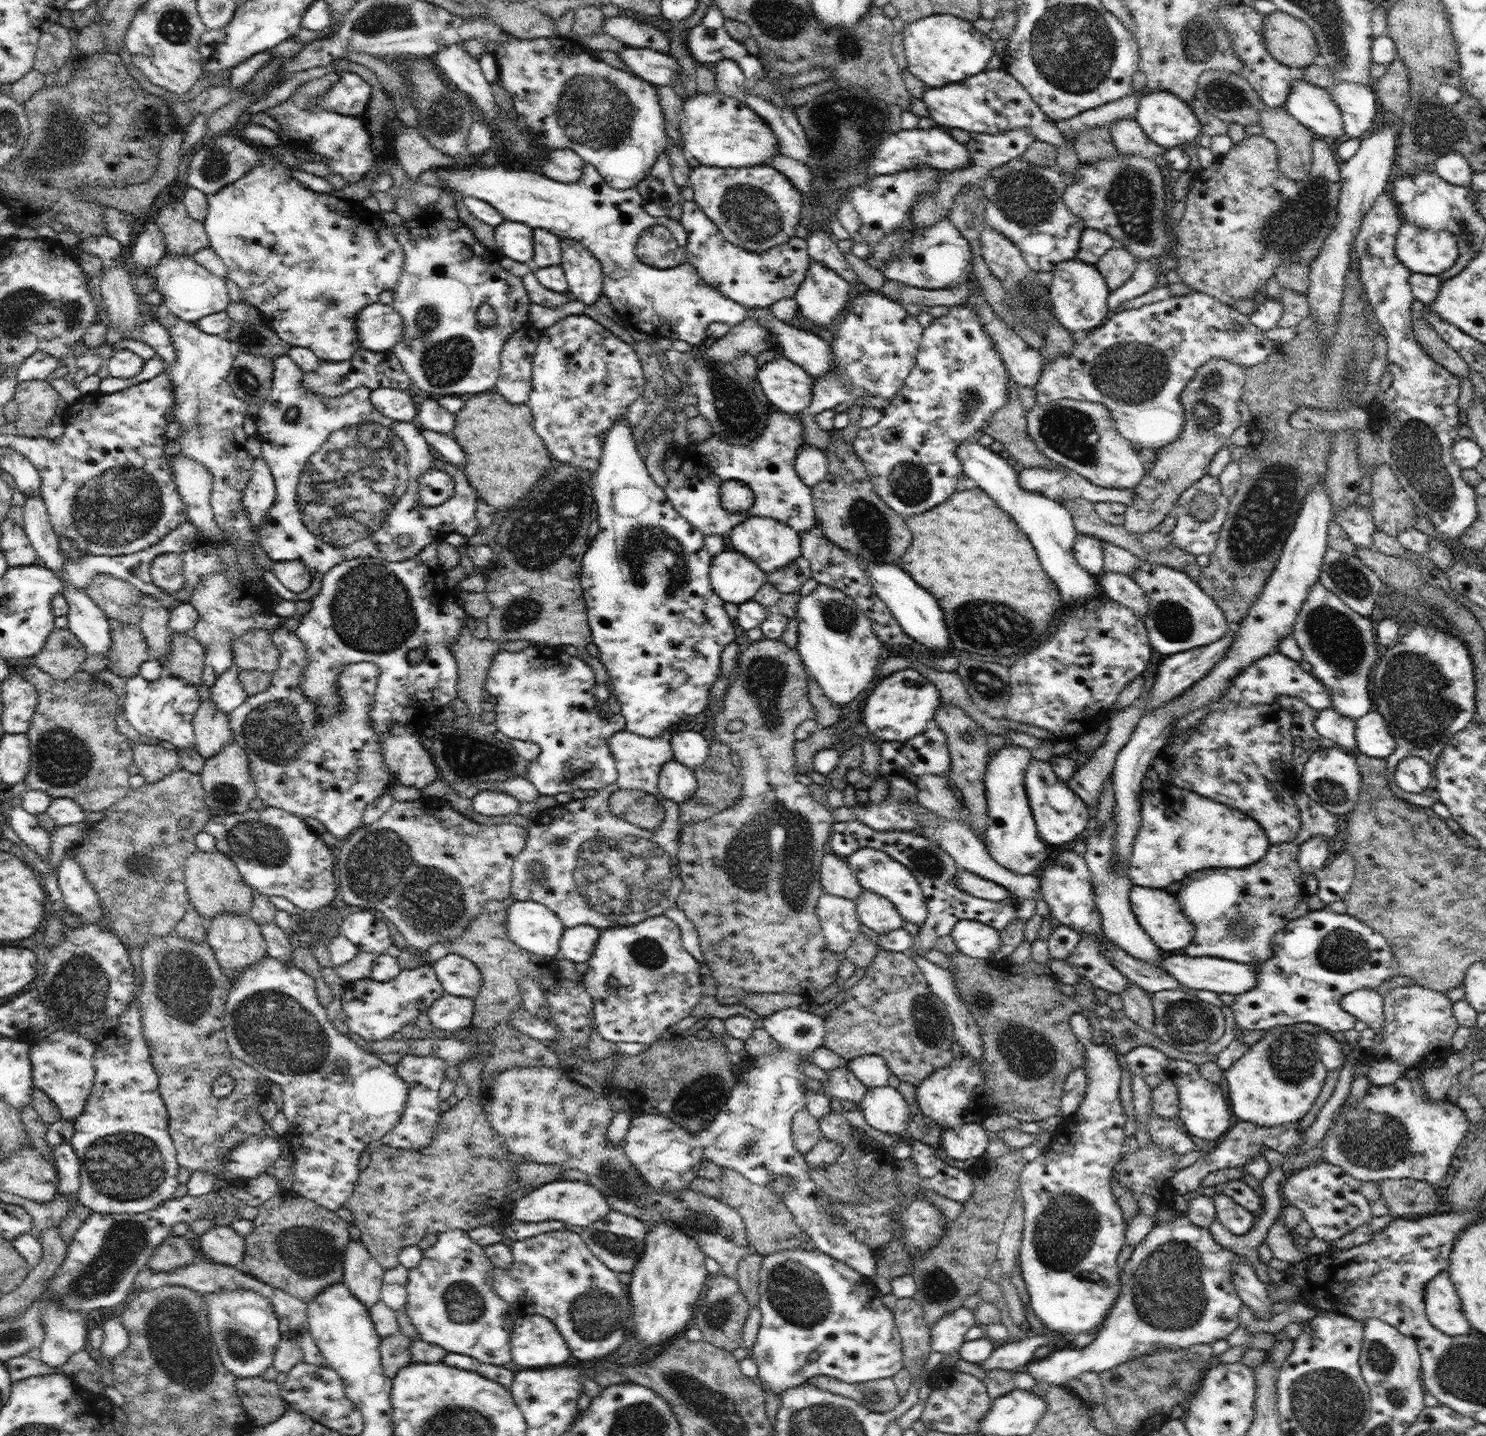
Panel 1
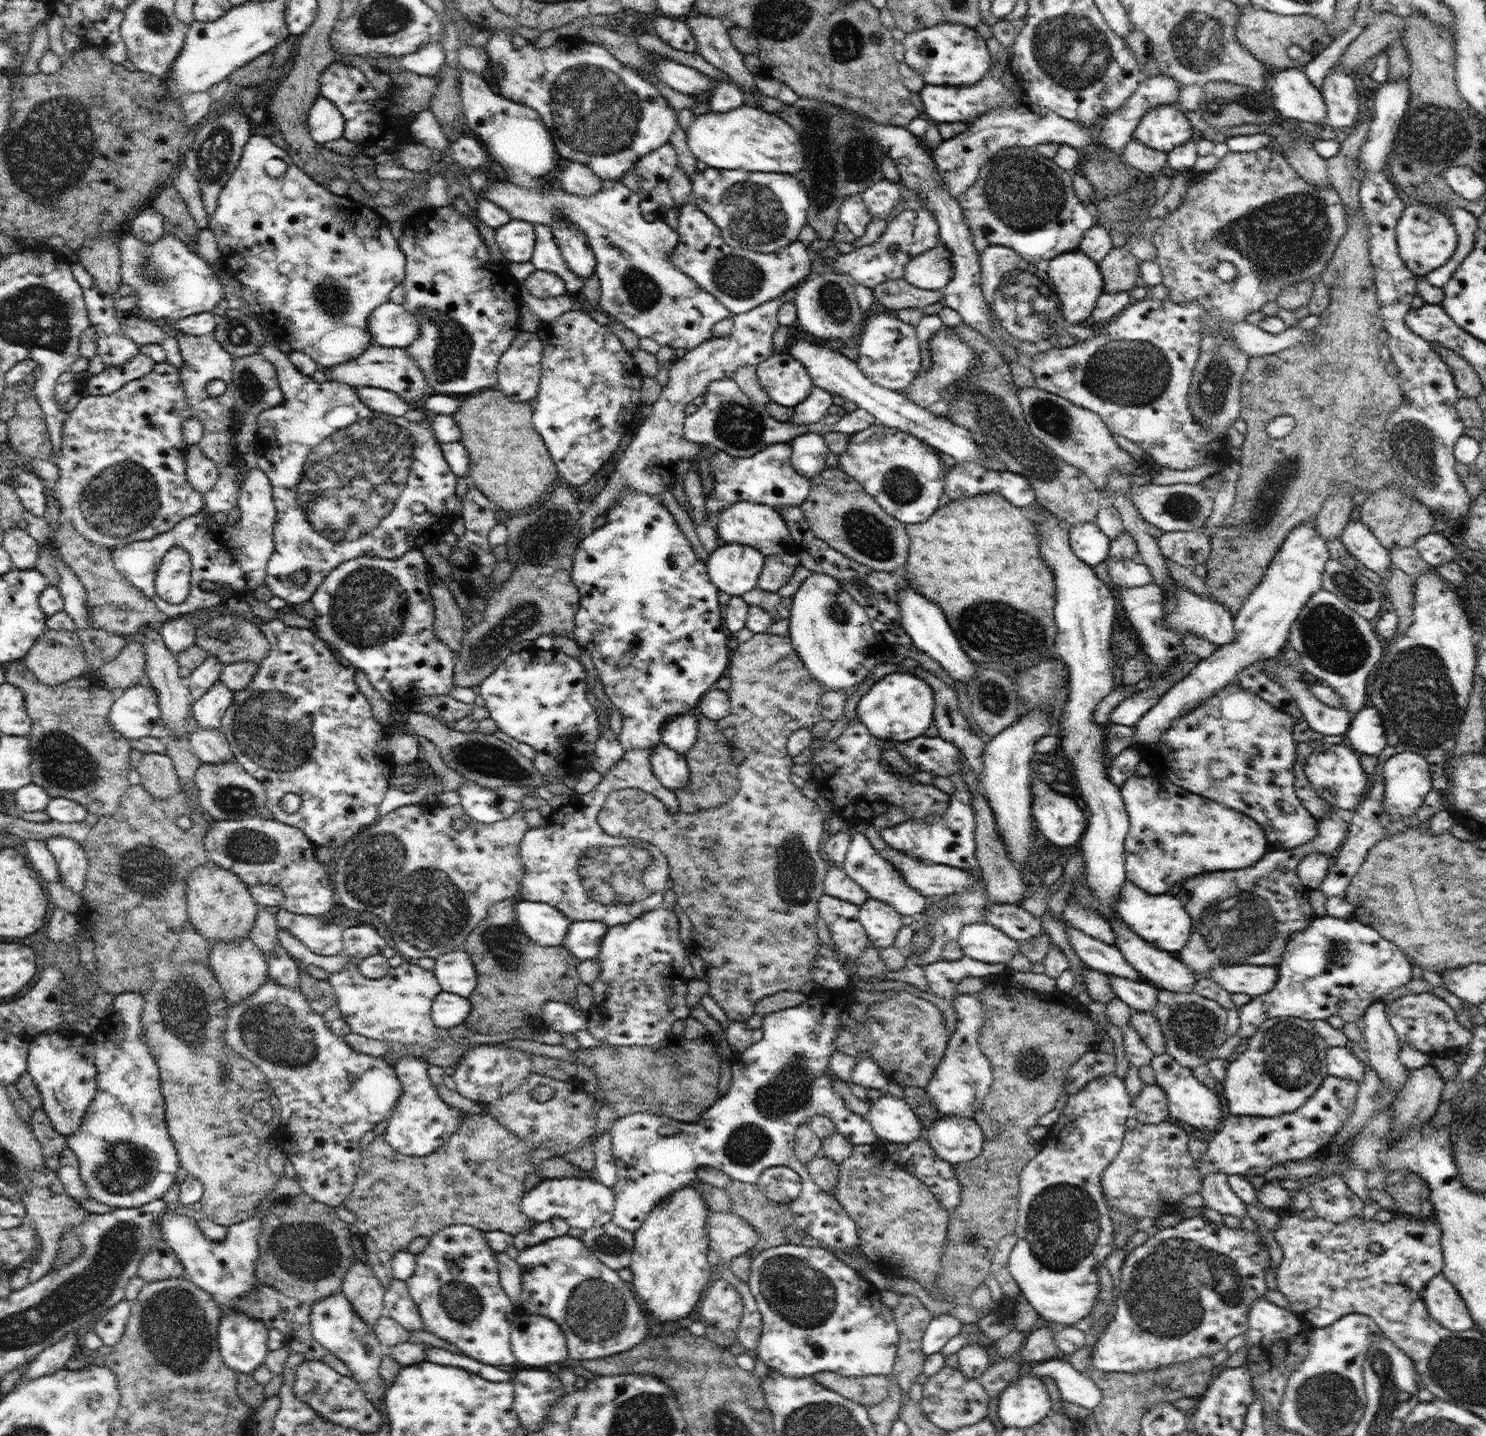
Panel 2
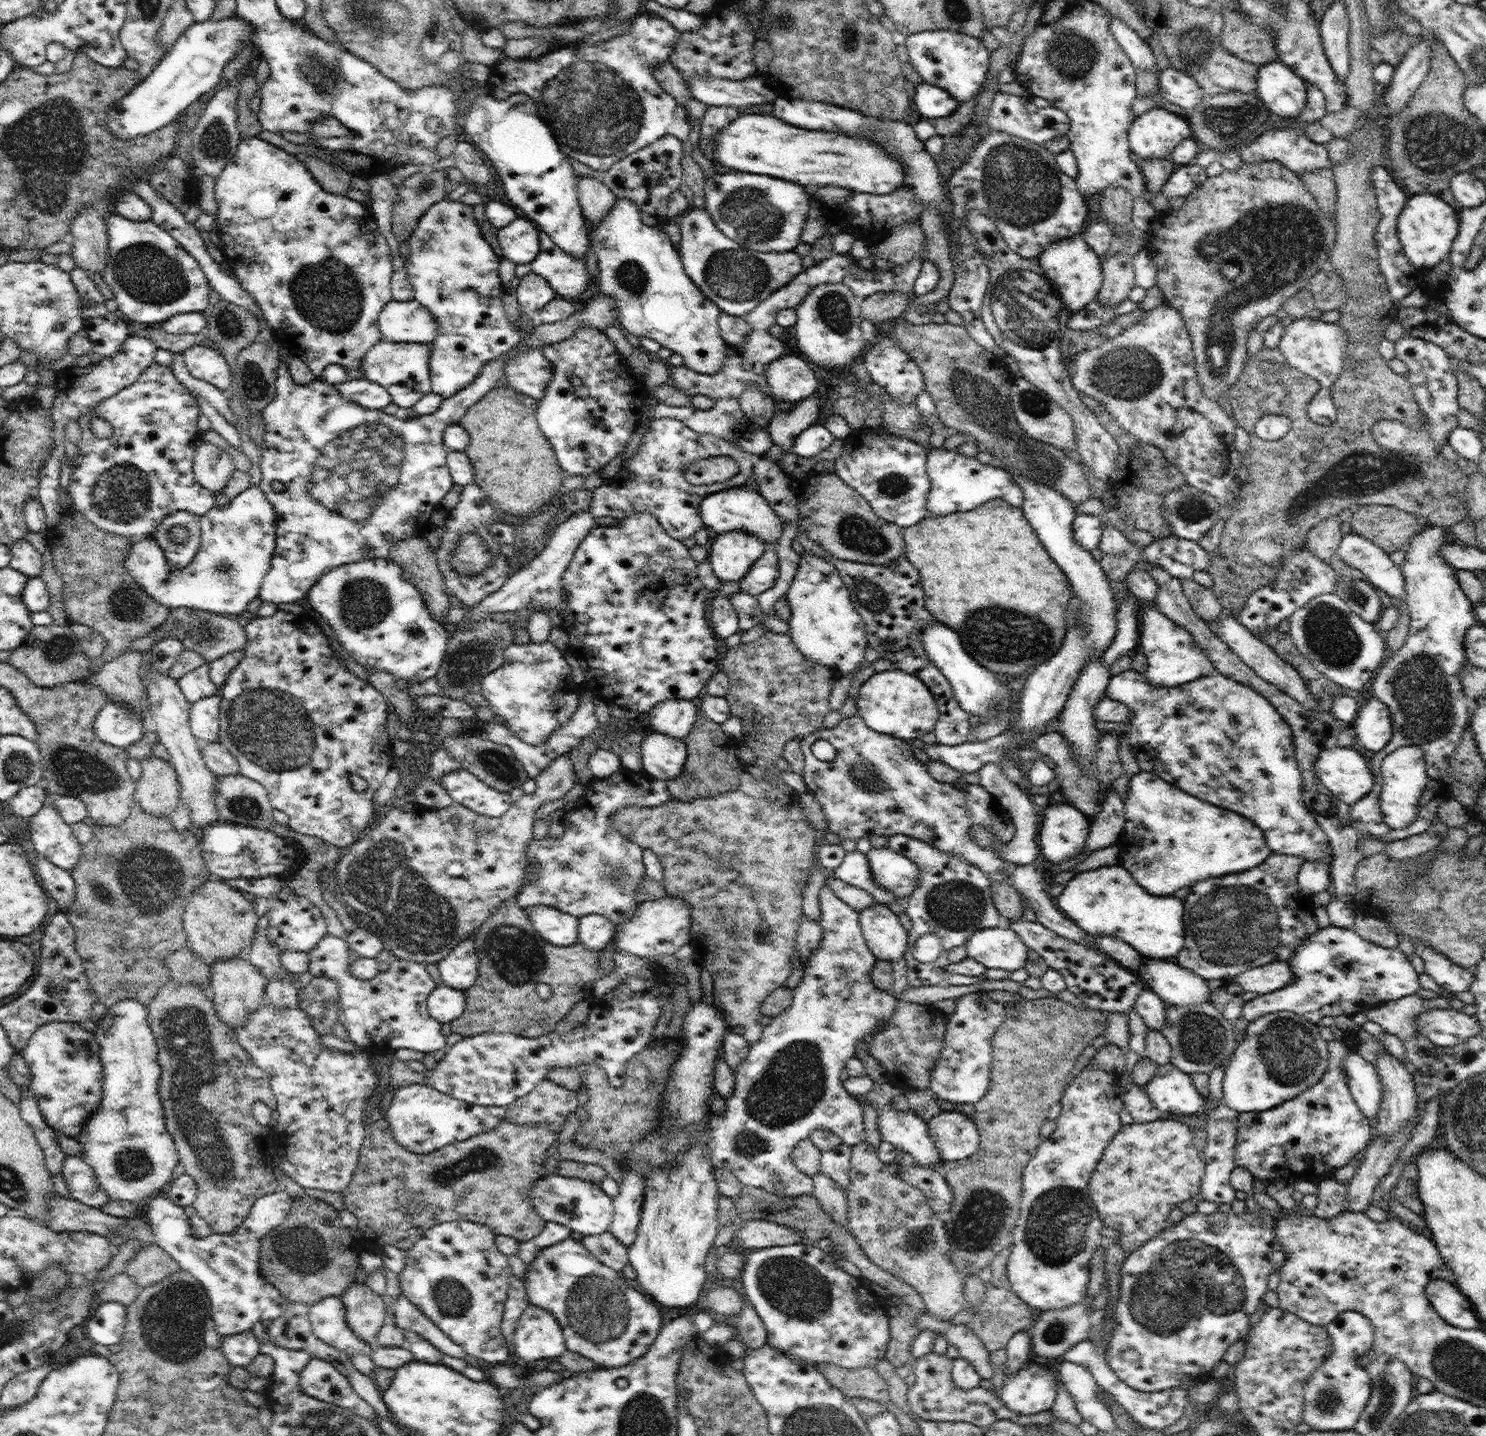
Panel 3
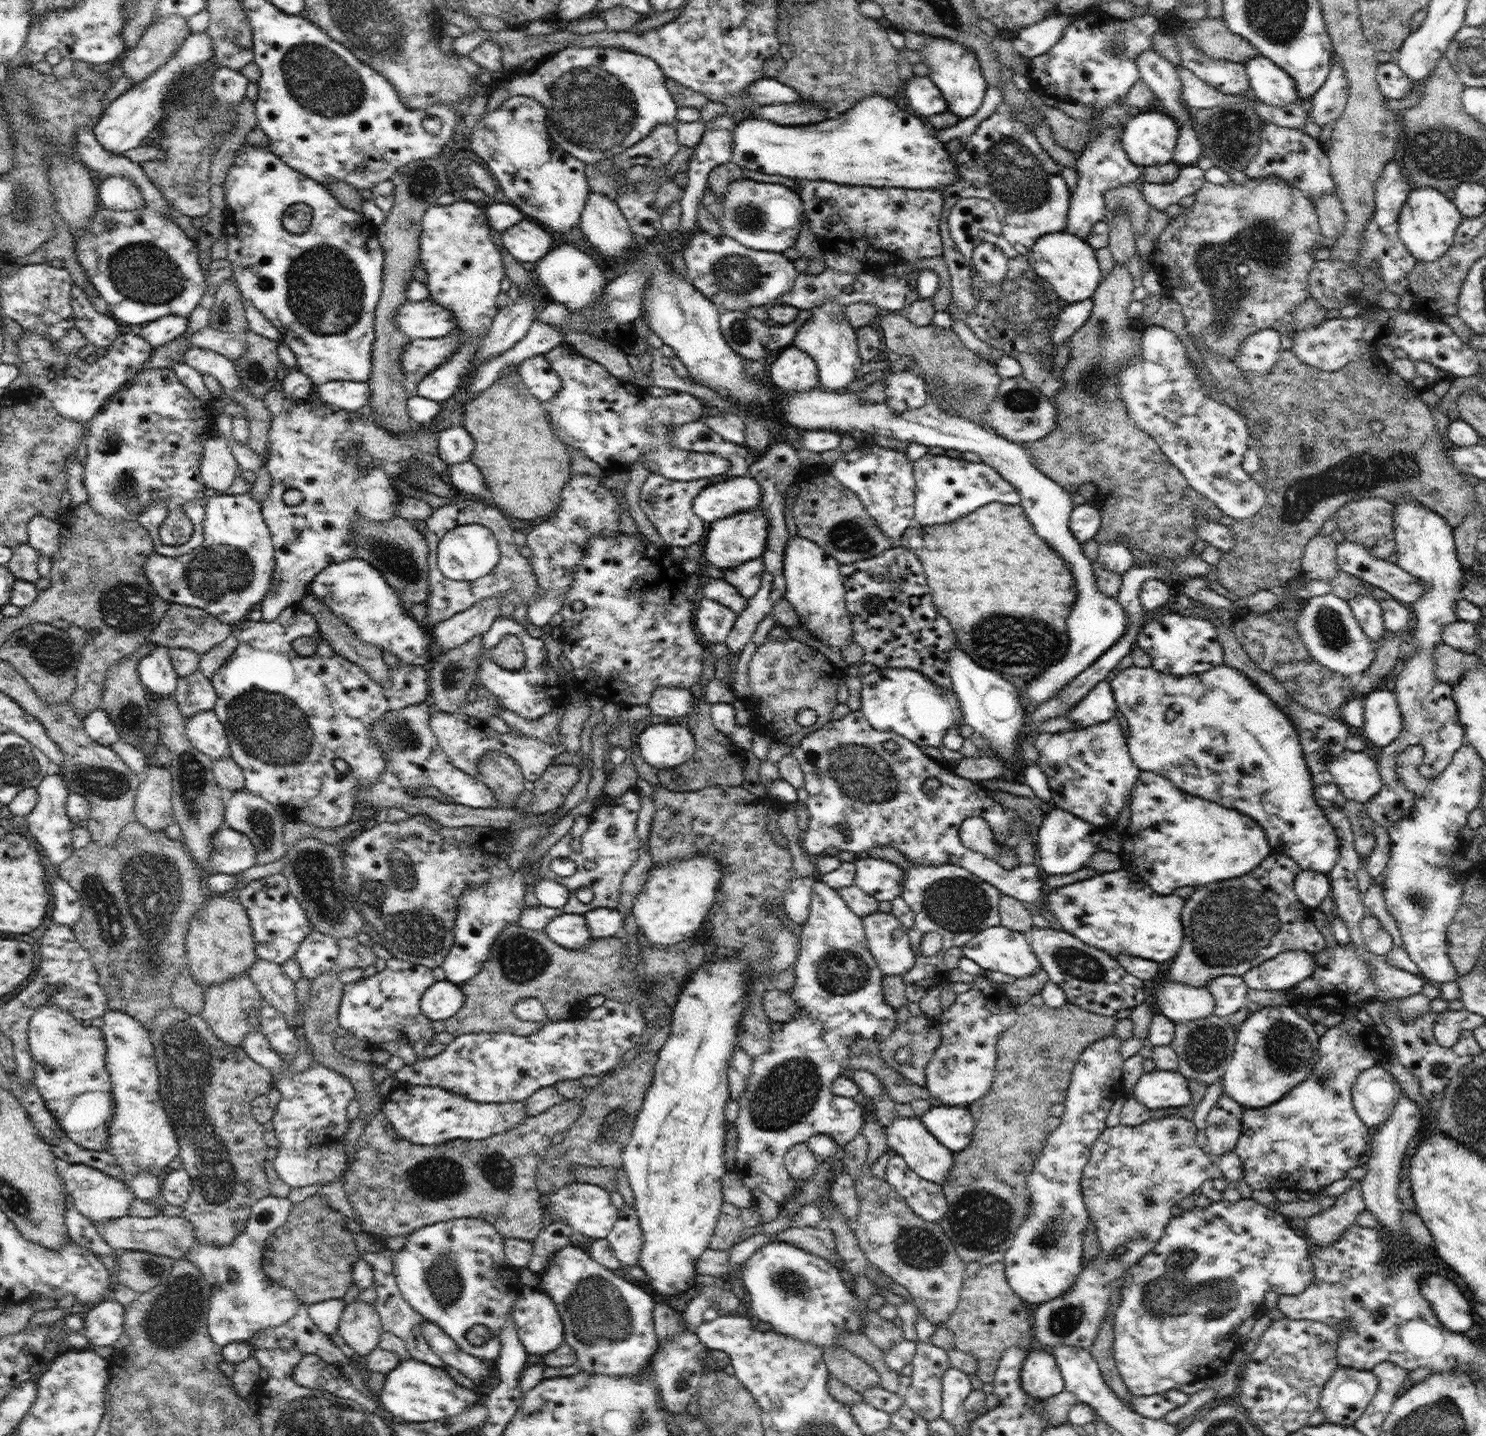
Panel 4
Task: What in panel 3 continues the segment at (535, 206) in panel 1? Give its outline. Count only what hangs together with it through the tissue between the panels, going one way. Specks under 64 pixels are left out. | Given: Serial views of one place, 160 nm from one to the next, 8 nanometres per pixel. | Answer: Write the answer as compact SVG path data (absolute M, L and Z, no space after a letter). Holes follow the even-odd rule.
M628 198L617 199L614 208L604 215L603 221L590 227L591 247L598 257L600 267L596 279L599 293L613 296L619 312L618 322L634 336L647 336L659 342L662 347L680 354L690 372L714 374L720 371L726 347L729 346L720 334L719 316L722 312L688 277L668 233L661 227L645 225L640 210Z

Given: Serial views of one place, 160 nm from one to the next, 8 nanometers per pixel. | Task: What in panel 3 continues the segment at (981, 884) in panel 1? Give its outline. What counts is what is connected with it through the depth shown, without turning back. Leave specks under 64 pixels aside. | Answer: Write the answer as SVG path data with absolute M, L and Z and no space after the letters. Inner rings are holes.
M872 847L867 852L868 862L880 888L904 900L912 895L921 883L921 868L909 858L895 853L890 847Z

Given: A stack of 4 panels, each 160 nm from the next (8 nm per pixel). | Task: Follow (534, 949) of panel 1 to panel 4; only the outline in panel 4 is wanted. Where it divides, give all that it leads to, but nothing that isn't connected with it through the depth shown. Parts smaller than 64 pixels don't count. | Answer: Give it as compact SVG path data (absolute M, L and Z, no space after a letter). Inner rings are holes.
M560 913L548 921L545 926L547 935L561 947L580 950L586 948L593 940L582 914Z

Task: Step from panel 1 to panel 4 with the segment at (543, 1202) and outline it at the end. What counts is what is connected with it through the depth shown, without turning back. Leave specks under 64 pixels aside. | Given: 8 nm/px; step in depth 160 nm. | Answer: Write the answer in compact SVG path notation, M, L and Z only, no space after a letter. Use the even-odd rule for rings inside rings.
M578 1181L564 1185L560 1190L549 1192L549 1204L551 1204L551 1214L559 1216L573 1229L573 1232L581 1232L590 1239L605 1238L610 1234L618 1218L619 1209L611 1201L610 1193L600 1185Z

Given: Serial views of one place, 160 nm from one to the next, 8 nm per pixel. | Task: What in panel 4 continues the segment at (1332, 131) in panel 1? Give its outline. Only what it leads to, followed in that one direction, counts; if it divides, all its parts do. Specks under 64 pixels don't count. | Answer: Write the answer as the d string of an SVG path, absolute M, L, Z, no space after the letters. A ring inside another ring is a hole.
M1261 54L1247 60L1245 69L1254 96L1270 106L1288 106L1299 102L1294 79L1280 65Z

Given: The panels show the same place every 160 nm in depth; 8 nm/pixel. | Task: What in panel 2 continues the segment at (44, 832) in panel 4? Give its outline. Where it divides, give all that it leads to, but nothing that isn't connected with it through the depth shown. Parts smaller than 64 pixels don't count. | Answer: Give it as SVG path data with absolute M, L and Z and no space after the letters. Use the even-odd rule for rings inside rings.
M53 836L44 842L57 862L59 880L65 889L70 889L82 896L82 887L89 865L83 845L65 836Z

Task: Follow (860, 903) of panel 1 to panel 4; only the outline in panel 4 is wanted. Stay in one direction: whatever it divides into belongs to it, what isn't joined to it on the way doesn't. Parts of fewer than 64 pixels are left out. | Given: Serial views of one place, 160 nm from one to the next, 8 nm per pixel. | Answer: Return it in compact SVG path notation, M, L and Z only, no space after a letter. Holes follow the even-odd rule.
M876 911L863 916L868 948L884 975L906 974L915 963L909 929L892 913Z

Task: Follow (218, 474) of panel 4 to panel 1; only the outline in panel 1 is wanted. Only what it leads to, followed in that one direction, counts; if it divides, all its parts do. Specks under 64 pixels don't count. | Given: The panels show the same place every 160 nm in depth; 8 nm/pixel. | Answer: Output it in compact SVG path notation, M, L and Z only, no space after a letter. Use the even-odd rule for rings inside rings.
M182 453L172 456L170 464L178 492L186 503L189 521L210 541L222 540L224 532L213 517L212 475L208 469Z

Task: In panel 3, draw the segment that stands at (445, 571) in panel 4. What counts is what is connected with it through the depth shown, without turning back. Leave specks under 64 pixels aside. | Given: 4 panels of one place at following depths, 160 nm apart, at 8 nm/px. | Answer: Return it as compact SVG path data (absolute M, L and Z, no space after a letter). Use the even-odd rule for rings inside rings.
M465 534L453 552L453 567L461 575L482 573L493 559L493 554L477 534Z

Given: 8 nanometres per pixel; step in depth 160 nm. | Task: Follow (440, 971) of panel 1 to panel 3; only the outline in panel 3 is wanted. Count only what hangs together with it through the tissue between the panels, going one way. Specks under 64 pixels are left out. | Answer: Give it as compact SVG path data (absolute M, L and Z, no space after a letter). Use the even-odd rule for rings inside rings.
M473 932L437 962L441 983L460 991L470 988L478 978L478 961Z

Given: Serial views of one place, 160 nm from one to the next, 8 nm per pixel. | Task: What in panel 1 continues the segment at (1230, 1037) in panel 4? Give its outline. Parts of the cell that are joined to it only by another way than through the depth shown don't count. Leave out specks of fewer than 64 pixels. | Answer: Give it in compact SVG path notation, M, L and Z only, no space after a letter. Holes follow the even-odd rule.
M1187 989L1160 990L1151 993L1154 1031L1166 1043L1182 1052L1205 1053L1225 1033L1225 1016L1221 1008L1204 1001Z

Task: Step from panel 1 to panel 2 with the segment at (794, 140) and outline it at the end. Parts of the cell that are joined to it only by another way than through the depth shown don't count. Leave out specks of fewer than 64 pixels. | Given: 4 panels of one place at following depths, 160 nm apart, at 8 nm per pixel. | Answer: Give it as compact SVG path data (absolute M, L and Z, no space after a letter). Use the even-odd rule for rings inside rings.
M695 12L684 20L695 36L698 53L706 62L726 72L736 84L757 90L755 76L746 69L743 54L733 45L719 17Z

